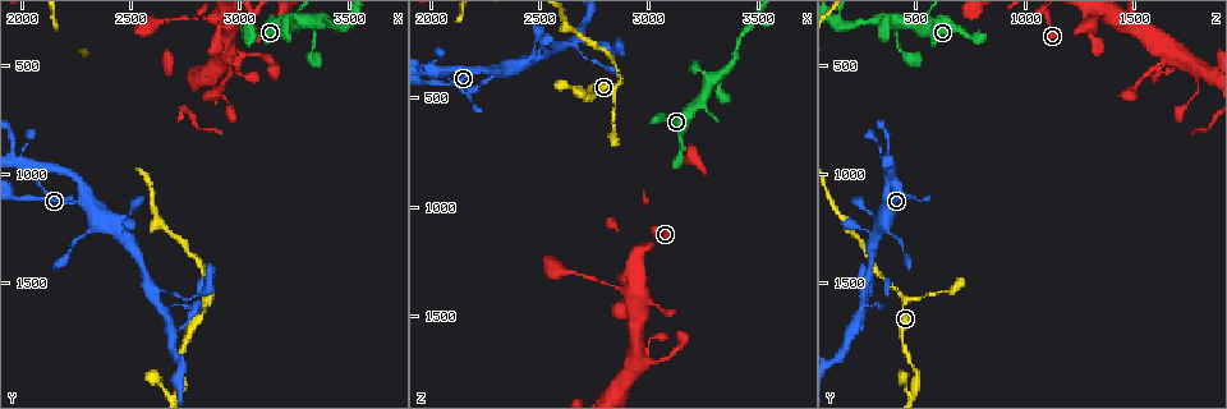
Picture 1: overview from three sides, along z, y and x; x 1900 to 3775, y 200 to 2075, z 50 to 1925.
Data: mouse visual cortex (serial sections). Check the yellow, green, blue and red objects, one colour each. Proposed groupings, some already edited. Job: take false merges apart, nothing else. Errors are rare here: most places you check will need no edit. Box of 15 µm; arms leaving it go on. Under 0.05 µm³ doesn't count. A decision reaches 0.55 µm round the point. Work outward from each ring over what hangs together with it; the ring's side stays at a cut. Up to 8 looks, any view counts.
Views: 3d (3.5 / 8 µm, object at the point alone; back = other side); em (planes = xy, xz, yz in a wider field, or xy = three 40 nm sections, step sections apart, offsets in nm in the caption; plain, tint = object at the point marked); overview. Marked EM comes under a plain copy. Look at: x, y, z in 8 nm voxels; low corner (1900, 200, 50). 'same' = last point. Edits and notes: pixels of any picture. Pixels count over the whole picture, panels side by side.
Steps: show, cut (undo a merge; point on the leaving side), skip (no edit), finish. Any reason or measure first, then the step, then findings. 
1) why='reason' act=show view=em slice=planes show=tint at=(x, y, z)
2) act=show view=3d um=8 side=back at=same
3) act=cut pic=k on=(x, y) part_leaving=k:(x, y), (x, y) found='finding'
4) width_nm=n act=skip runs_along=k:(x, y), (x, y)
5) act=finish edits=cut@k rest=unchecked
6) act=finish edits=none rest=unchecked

why='abrupt turn' act=show view=3d um=3.5 at=(2270, 1130, 380)

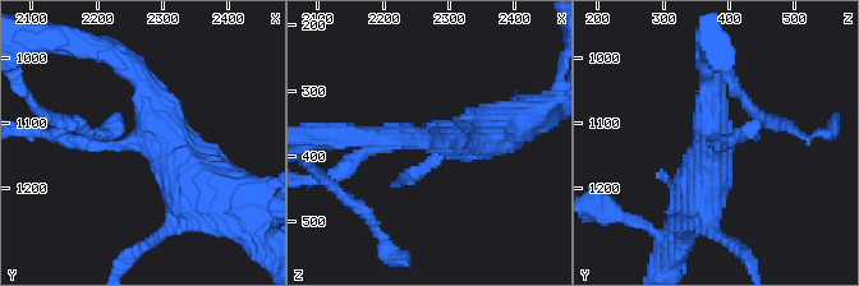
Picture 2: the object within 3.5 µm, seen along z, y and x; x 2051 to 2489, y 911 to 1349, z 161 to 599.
act=show view=em slice=xy step=1 show=tint at=(2285, 1120, 375)

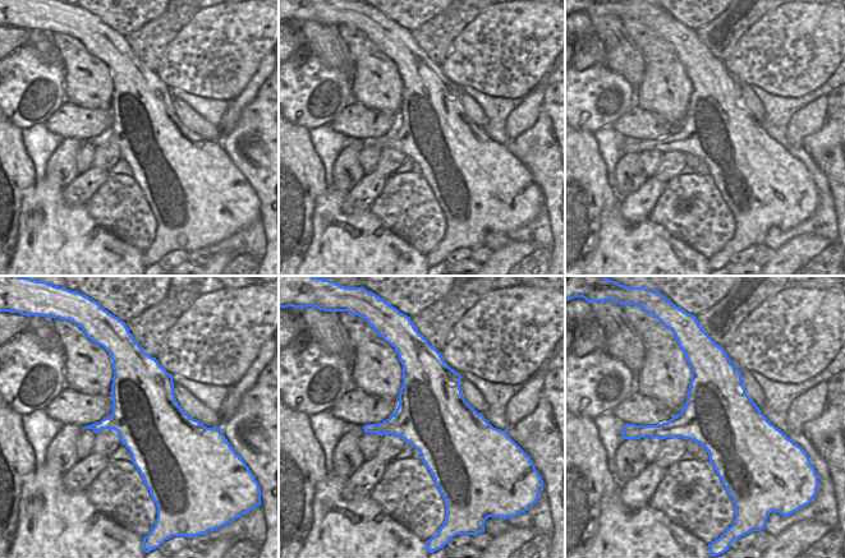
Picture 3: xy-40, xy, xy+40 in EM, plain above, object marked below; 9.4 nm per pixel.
arm_widths_nm=150,250,600 act=skip runs_along=2:(68, 137), (161, 137), (216, 188) found='one cell here'

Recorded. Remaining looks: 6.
why='branch point' act=show view=3d um=3.5 at=(2900, 550, 1800)

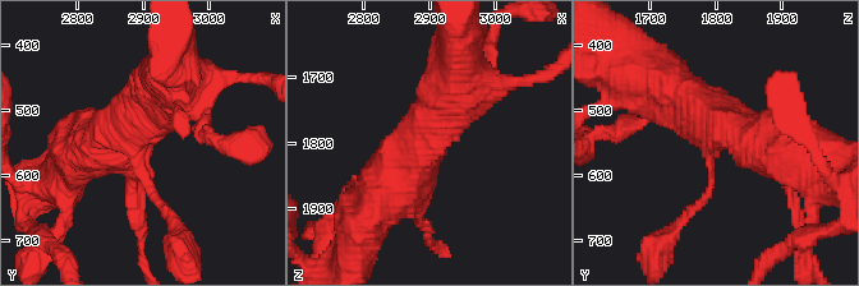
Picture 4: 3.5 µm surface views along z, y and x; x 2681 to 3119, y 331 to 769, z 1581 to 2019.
arms=3 arm_widths_nm=100,600,700 why='now the EM' act=show view=em slice=xy step=1 show=tint at=(2895, 555, 1795)

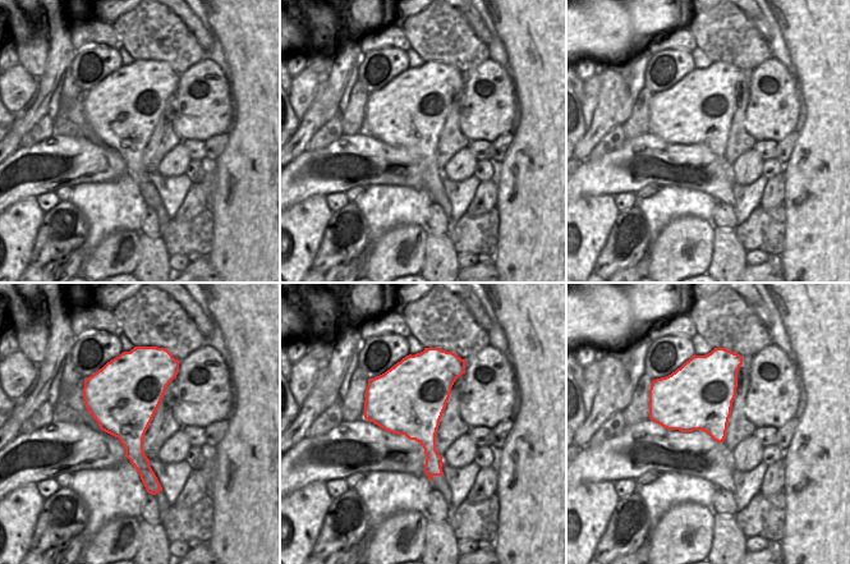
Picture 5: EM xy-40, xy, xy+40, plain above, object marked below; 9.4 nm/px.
width_nm=600 act=skip runs_along=4:(455, 79), (400, 187), (377, 199) found='all the same cell'

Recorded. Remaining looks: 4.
why='three arms meet' act=show view=3d um=3.5 at=(2600, 1540, 260)

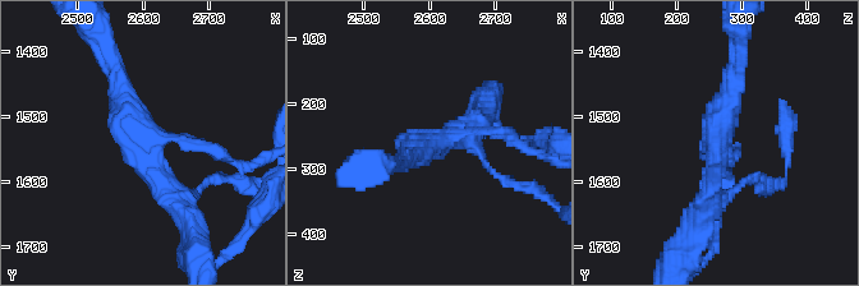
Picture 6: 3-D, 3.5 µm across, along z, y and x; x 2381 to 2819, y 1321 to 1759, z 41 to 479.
arms=3 arm_widths_nm=150,250,300 act=show view=em slice=xy step=5 show=tint at=(2600, 1545, 265)

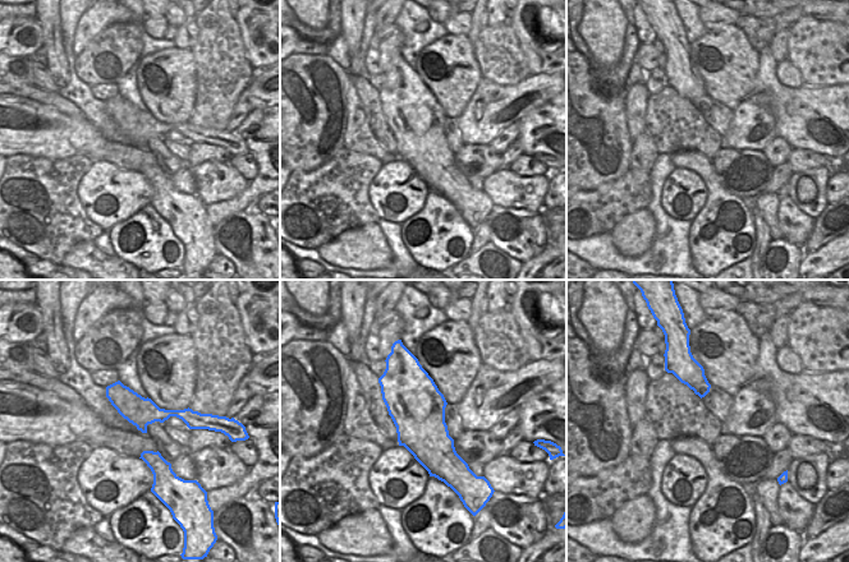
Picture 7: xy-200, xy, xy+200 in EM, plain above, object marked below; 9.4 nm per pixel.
act=skip runs_along=6:(119, 73), (127, 116), (185, 217) found='all the same cell'

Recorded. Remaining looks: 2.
act=finish edits=none rest=unchecked

